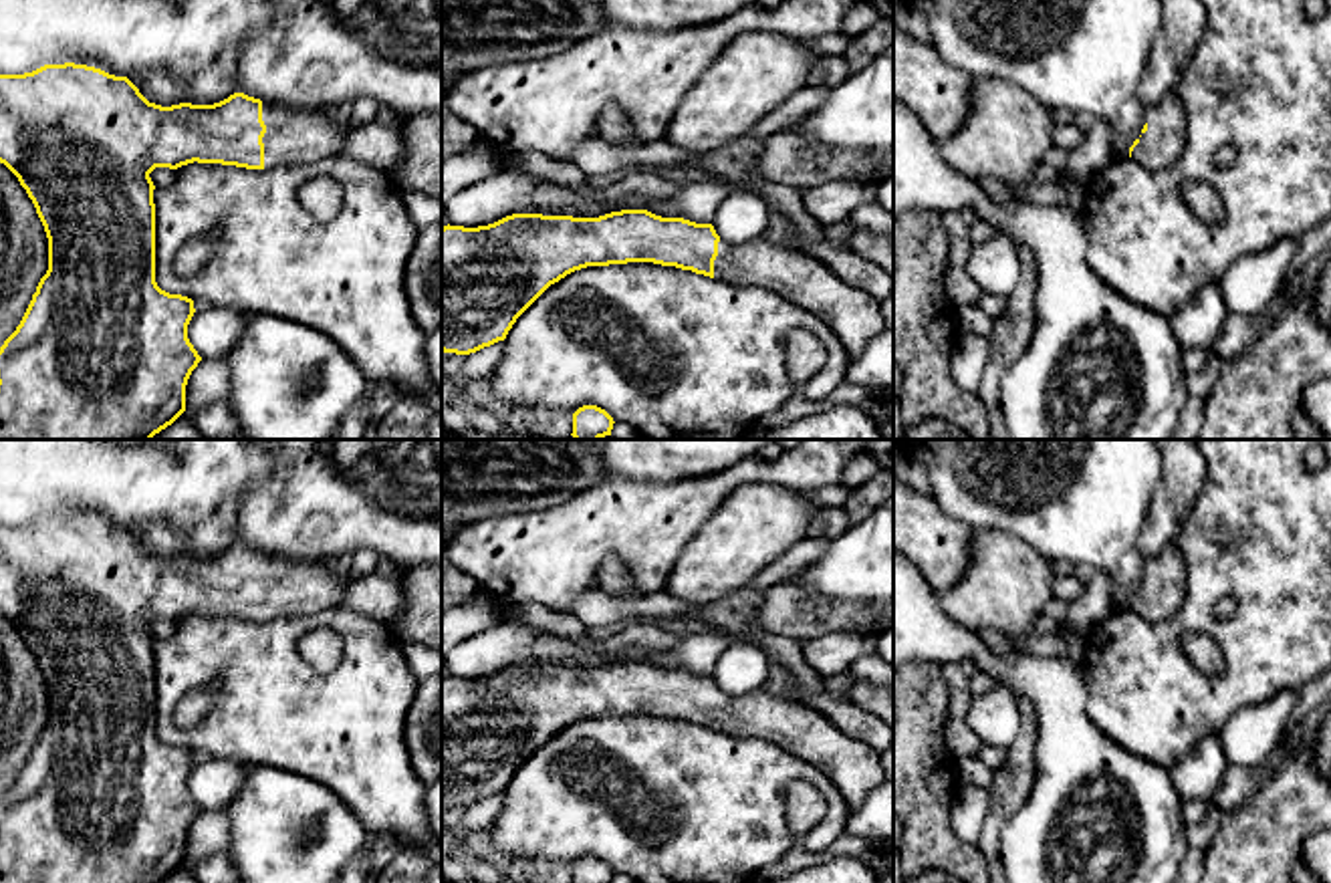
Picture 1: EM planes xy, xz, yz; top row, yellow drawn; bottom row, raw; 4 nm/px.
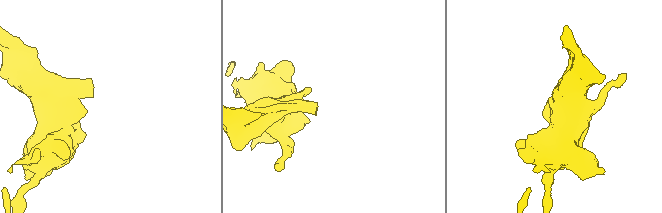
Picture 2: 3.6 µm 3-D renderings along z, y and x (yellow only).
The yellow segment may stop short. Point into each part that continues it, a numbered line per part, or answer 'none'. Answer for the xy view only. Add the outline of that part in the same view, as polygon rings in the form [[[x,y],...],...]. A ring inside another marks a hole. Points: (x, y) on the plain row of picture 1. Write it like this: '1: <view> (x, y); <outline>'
1: xy (293, 587); [[[262,554],[266,585],[264,621],[276,617],[307,617],[339,609],[351,577],[339,577],[329,562],[292,560],[276,554]]]

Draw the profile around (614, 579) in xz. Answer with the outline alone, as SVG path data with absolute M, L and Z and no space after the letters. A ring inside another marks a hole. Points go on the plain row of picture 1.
M615 554L607 556L599 569L597 591L617 599L629 599L633 589L633 581L621 560Z

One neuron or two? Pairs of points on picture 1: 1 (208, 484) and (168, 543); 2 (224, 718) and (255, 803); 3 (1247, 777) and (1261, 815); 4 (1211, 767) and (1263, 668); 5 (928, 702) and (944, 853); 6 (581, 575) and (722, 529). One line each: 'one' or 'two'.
1: two
2: two
3: two
4: two
5: one
6: two

